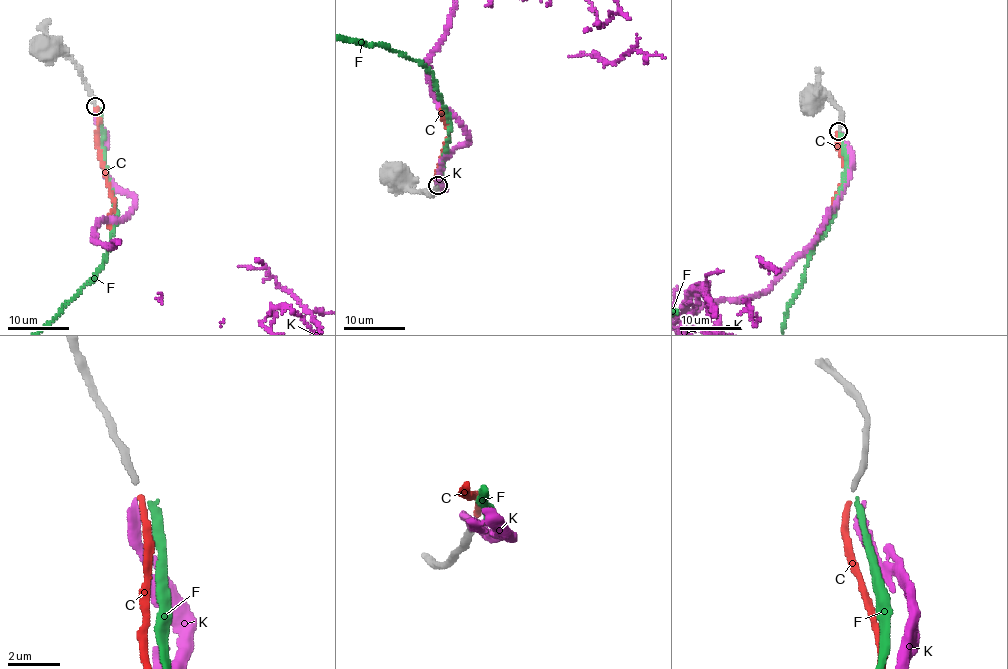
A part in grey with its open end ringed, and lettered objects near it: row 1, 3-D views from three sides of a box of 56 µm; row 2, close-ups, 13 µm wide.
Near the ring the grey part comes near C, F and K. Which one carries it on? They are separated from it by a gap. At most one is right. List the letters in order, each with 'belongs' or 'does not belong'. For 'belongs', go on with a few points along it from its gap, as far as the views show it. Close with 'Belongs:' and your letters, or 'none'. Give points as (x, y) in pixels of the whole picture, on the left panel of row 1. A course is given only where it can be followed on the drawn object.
C: belongs; it runs (95, 108), (100, 162), (114, 205), (110, 215), (111, 230)
F: does not belong
K: does not belong
Belongs: C

